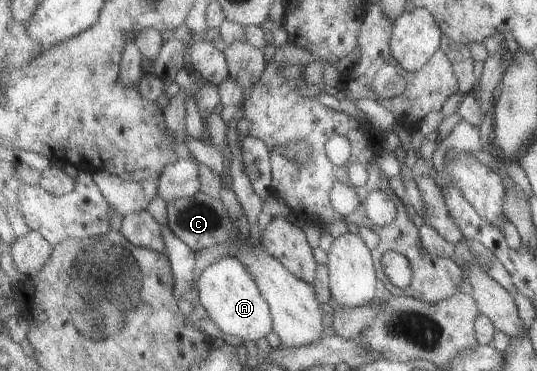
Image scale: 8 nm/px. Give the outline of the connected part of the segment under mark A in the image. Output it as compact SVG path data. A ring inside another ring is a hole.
M236 255L207 266L200 273L195 289L195 296L206 310L207 317L217 323L223 333L244 341L259 341L273 331L272 308L265 301L253 274Z

